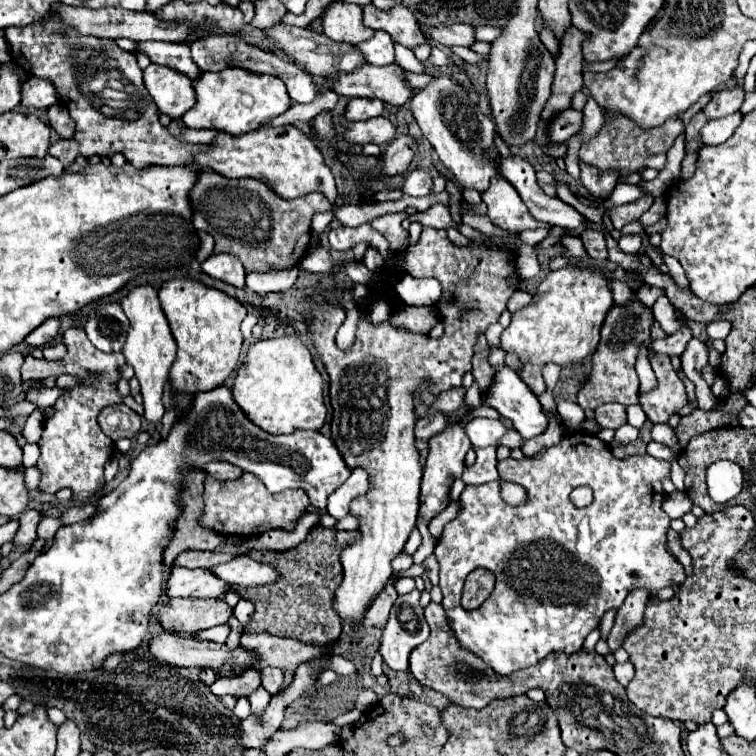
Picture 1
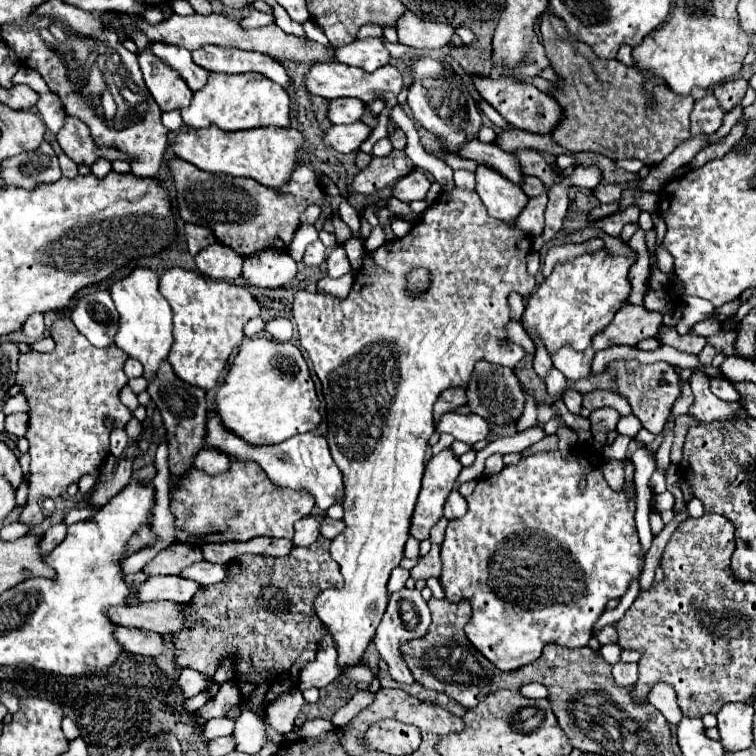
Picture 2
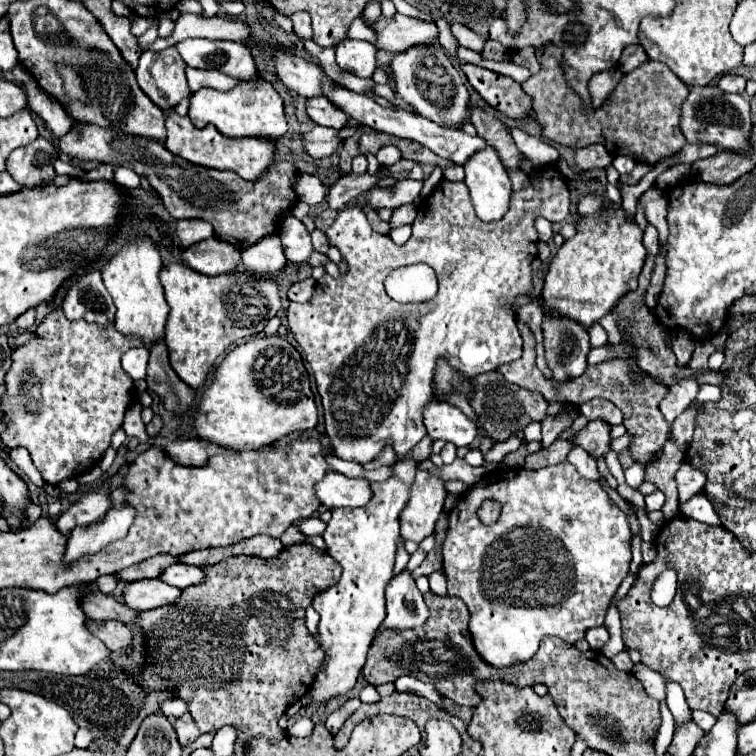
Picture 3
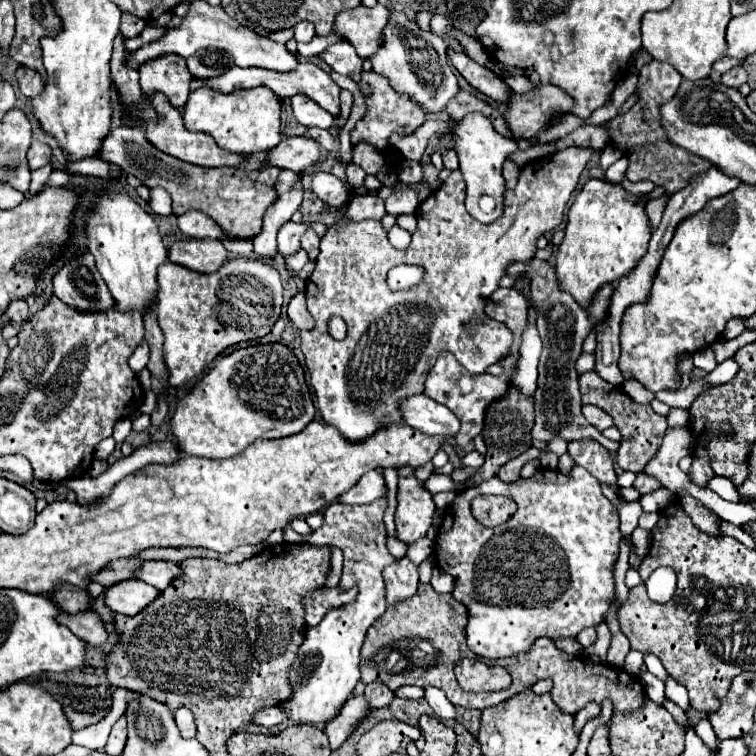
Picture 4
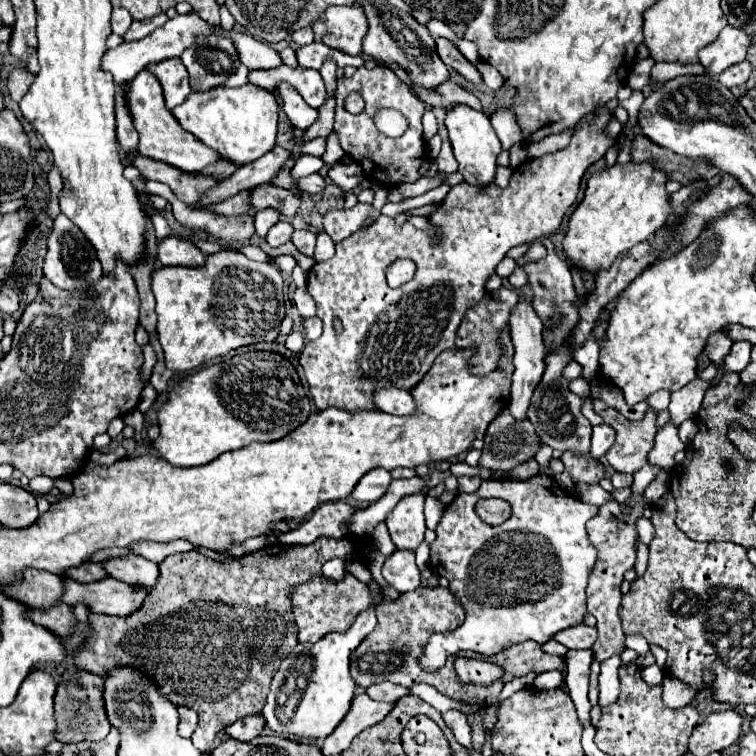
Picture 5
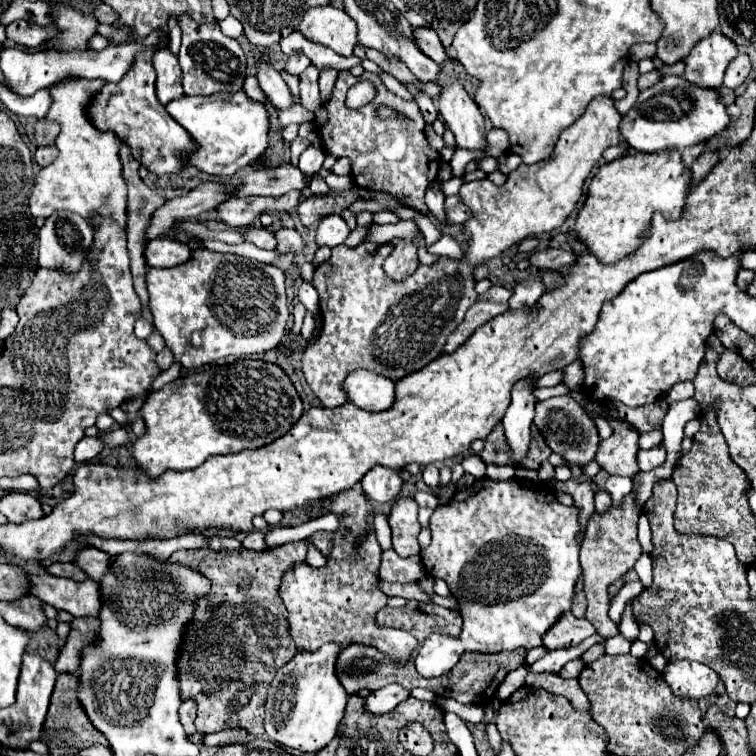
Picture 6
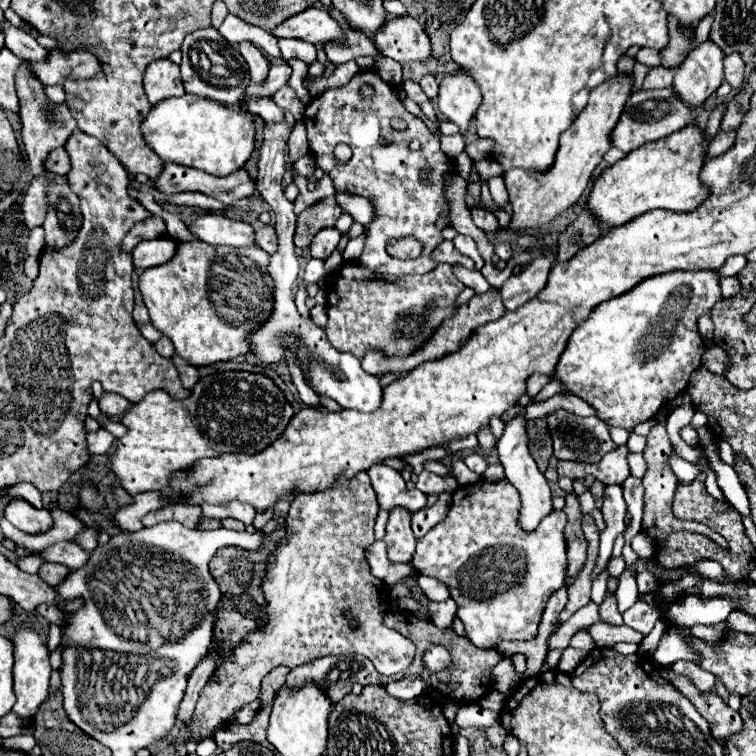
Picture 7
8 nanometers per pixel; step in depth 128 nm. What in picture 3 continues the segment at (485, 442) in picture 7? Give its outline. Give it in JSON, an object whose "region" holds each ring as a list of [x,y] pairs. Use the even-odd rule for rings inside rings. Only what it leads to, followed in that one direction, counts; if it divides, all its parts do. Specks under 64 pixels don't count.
{"region":[[[496,370],[474,378],[474,392],[476,394],[472,396],[470,404],[476,410],[482,428],[488,432],[488,436],[494,442],[504,442],[510,436],[514,436],[520,430],[524,430],[530,422],[542,422],[546,418],[544,408],[548,404],[546,404],[542,394],[528,392],[528,390],[516,386],[516,384],[508,384]]]}

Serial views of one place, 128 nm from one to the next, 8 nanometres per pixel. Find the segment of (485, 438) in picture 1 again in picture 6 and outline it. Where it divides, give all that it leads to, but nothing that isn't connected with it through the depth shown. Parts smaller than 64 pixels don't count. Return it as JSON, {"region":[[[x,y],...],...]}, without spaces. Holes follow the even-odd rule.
{"region":[[[366,370],[348,372],[342,390],[346,392],[350,404],[368,412],[388,410],[394,400],[394,382]]]}

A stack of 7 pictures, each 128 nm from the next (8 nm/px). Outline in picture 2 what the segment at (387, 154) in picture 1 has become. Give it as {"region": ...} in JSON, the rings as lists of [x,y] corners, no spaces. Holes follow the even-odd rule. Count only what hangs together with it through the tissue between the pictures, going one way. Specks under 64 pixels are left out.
{"region":[[[372,158],[372,162],[368,164],[366,170],[362,170],[352,186],[356,192],[360,194],[368,194],[374,190],[382,190],[390,184],[394,184],[396,180],[404,178],[408,174],[408,170],[396,170],[394,168],[394,158]]]}

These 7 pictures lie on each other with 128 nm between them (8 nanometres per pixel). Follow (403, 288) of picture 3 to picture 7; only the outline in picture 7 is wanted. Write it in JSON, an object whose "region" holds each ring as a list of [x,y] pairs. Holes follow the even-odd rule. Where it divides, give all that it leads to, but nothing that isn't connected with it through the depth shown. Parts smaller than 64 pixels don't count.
{"region":[[[374,70],[358,72],[346,86],[326,90],[316,96],[304,110],[304,126],[308,130],[308,144],[312,158],[318,168],[324,170],[334,182],[336,192],[360,194],[374,206],[374,220],[364,226],[364,250],[358,258],[358,264],[384,274],[384,276],[406,276],[406,274],[426,274],[436,268],[432,262],[432,252],[440,242],[444,242],[442,230],[436,226],[442,214],[450,212],[448,198],[444,194],[446,174],[454,172],[454,160],[442,152],[438,138],[432,136],[428,126],[406,112],[398,94],[394,94],[392,84],[384,82]],[[362,84],[370,84],[374,94],[364,98],[360,94]],[[392,118],[402,118],[408,124],[406,132],[398,132],[390,126]],[[420,140],[426,152],[410,150],[410,142]],[[334,144],[348,144],[352,148],[352,158],[348,164],[338,166],[334,162]],[[424,164],[430,164],[432,184],[420,180],[420,170]],[[392,236],[416,236],[424,242],[424,256],[420,260],[396,260],[384,252],[384,244]]]}

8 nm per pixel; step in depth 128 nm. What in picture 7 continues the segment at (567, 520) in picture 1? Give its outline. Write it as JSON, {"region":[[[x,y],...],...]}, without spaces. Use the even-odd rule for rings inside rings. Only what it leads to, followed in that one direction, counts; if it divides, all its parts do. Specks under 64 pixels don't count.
{"region":[[[508,480],[476,482],[462,486],[452,494],[448,516],[438,522],[424,538],[418,540],[412,566],[424,574],[444,582],[450,590],[450,598],[458,604],[456,616],[460,616],[466,638],[478,648],[492,648],[502,640],[532,640],[538,634],[540,616],[554,590],[566,580],[566,540],[564,540],[564,512],[552,512],[540,522],[536,532],[520,532],[516,516],[520,512],[520,498],[516,488]],[[432,646],[428,648],[428,654],[424,654],[424,664],[430,672],[440,672],[444,668],[448,668],[450,664],[450,656],[446,652],[446,648],[442,646]]]}

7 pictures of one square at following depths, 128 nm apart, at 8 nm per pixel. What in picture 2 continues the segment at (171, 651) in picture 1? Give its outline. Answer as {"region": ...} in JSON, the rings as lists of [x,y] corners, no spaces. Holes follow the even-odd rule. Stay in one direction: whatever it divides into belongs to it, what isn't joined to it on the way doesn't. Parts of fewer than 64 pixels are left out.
{"region":[[[114,628],[114,638],[122,646],[126,654],[142,654],[142,656],[158,656],[164,648],[160,634],[140,628]]]}

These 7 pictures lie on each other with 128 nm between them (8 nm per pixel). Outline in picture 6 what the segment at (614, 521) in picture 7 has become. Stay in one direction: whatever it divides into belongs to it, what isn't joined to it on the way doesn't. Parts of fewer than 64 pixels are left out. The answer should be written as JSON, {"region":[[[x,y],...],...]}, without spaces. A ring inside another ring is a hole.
{"region":[[[610,476],[606,480],[604,490],[612,498],[612,506],[622,506],[624,498],[632,492],[632,480],[630,478],[620,478],[620,476]]]}

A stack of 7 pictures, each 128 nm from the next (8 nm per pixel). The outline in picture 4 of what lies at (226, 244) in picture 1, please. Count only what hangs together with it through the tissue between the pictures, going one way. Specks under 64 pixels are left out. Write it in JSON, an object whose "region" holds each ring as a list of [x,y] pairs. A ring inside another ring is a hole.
{"region":[[[114,128],[102,144],[102,158],[118,164],[126,174],[134,174],[148,188],[164,188],[172,196],[172,210],[176,216],[188,210],[206,212],[212,220],[220,224],[222,230],[238,238],[254,238],[262,228],[262,216],[266,208],[276,200],[274,180],[280,174],[276,168],[264,168],[262,172],[246,172],[240,168],[202,168],[174,156],[168,156],[144,138],[144,128]]]}

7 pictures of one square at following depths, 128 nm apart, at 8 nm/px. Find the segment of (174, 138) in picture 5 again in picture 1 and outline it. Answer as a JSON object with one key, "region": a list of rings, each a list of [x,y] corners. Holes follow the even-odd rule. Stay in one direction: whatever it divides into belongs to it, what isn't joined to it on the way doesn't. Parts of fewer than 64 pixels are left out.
{"region":[[[264,126],[256,132],[246,132],[240,136],[220,132],[210,142],[210,146],[210,150],[198,152],[194,158],[194,164],[198,164],[204,170],[218,172],[226,178],[258,178],[286,200],[300,198],[308,192],[322,192],[330,202],[336,200],[334,176],[324,164],[316,142],[296,126]]]}

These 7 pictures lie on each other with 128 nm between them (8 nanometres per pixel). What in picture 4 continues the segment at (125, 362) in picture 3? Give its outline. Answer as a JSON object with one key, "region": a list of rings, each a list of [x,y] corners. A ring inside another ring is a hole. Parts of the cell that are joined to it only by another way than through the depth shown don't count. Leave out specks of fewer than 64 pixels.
{"region":[[[142,340],[140,344],[138,344],[138,348],[136,348],[136,352],[130,356],[130,368],[138,374],[142,368],[146,368],[146,364],[148,364],[148,342],[146,340]]]}

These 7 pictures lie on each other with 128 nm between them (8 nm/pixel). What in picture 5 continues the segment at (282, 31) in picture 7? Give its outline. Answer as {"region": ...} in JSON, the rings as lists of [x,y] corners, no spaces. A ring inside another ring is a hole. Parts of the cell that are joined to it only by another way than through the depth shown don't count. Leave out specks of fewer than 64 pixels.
{"region":[[[330,6],[312,22],[312,30],[316,42],[358,56],[362,52],[364,32],[368,32],[368,22],[364,22],[360,6]]]}

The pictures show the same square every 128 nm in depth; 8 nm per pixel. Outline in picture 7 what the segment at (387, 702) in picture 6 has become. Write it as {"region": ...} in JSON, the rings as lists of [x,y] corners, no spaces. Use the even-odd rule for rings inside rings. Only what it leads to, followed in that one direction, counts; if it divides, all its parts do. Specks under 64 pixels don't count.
{"region":[[[404,676],[402,680],[386,684],[388,694],[394,696],[394,698],[400,698],[400,700],[416,698],[424,692],[424,688],[426,688],[426,682],[420,676]]]}

